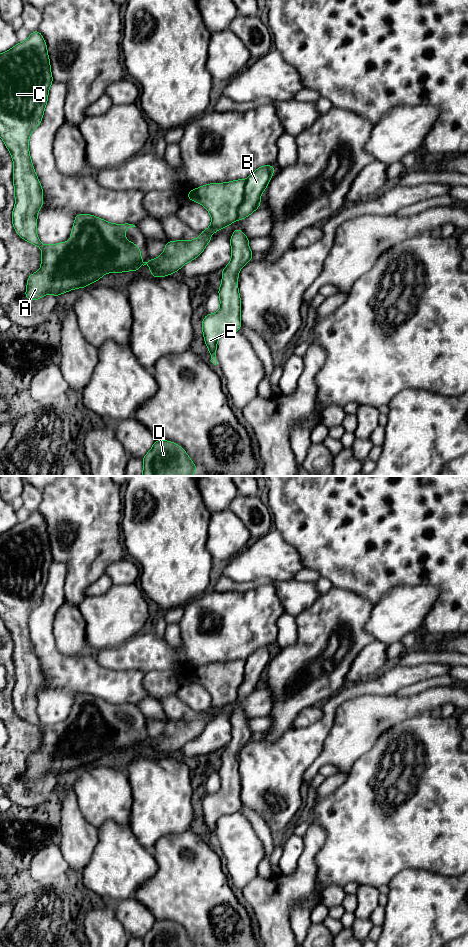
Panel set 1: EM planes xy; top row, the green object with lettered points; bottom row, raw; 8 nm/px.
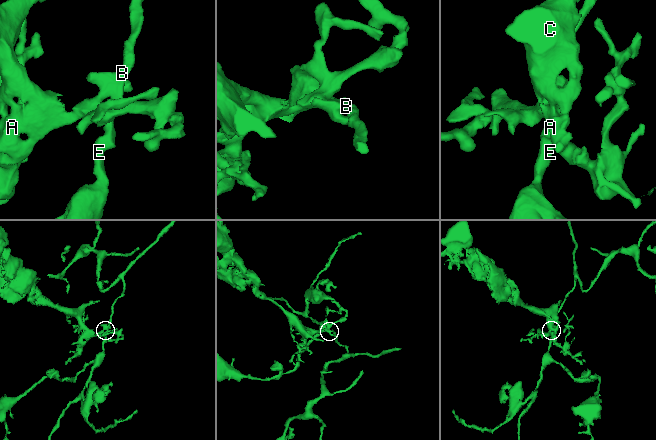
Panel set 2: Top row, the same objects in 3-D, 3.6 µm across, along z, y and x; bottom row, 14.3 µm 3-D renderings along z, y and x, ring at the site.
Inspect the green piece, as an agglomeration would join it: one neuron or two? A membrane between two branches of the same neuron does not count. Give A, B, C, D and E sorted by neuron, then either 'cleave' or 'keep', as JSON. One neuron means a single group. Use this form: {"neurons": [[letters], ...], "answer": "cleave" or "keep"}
{"neurons": [["A", "B", "C", "D", "E"]], "answer": "keep"}

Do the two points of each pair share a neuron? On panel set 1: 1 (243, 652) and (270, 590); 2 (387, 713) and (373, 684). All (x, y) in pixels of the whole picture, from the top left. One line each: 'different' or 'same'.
1: same
2: different

